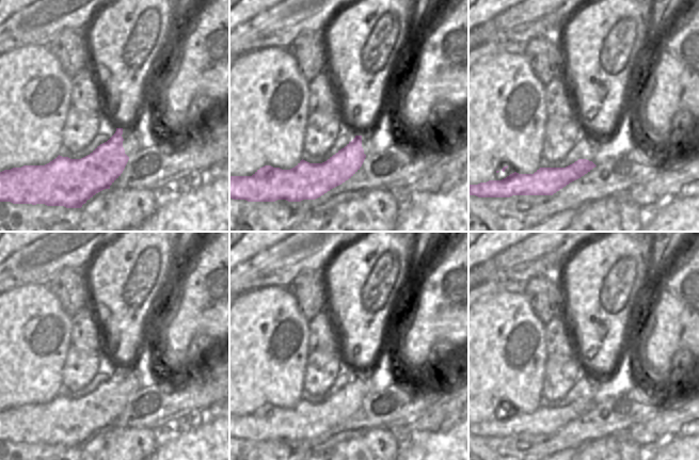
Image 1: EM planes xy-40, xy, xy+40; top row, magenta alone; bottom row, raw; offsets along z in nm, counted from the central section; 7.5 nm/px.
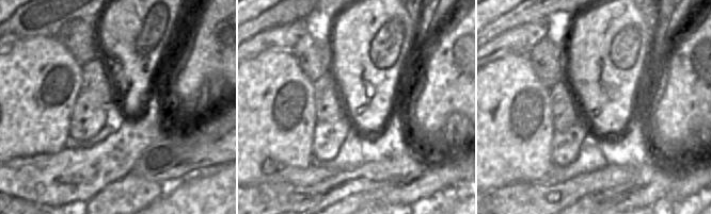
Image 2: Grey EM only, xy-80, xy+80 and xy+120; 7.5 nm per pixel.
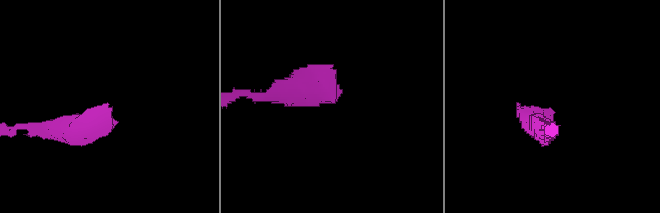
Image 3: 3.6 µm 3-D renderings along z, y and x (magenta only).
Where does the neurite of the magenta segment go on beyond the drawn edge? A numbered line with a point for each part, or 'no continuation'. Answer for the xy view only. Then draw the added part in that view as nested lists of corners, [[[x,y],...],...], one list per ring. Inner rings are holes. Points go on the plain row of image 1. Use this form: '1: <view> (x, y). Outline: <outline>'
no continuation.

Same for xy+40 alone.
no continuation.

